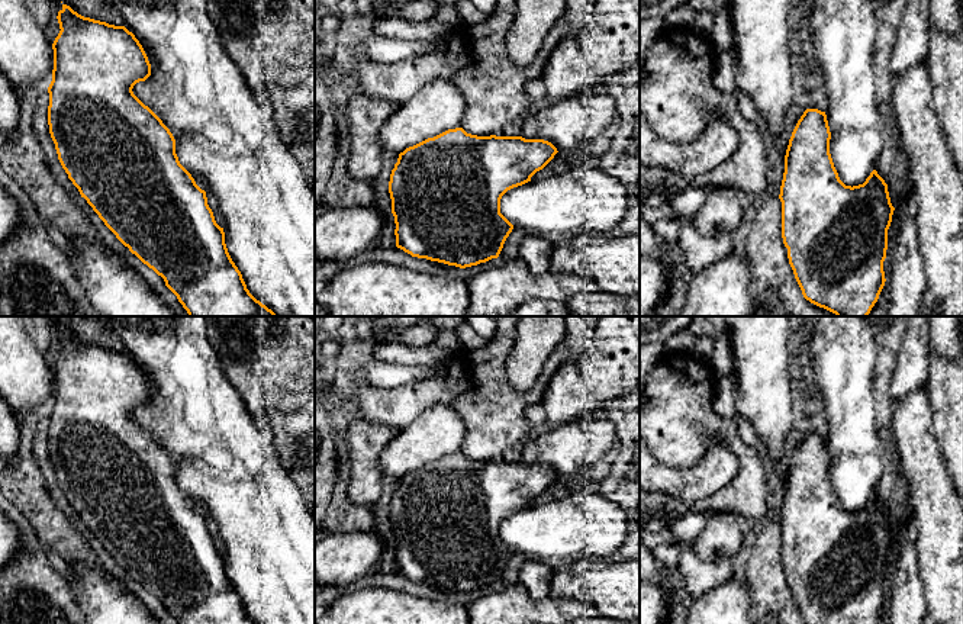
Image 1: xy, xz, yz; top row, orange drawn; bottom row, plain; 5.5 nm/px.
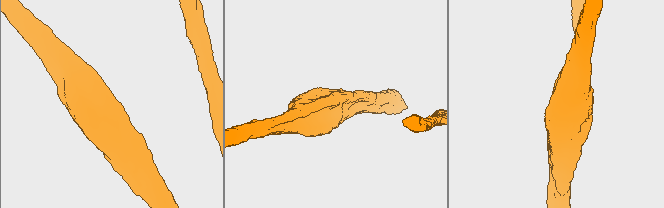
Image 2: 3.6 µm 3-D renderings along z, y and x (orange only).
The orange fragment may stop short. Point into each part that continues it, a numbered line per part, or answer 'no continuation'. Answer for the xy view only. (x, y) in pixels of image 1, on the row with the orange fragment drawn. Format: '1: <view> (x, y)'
no continuation

